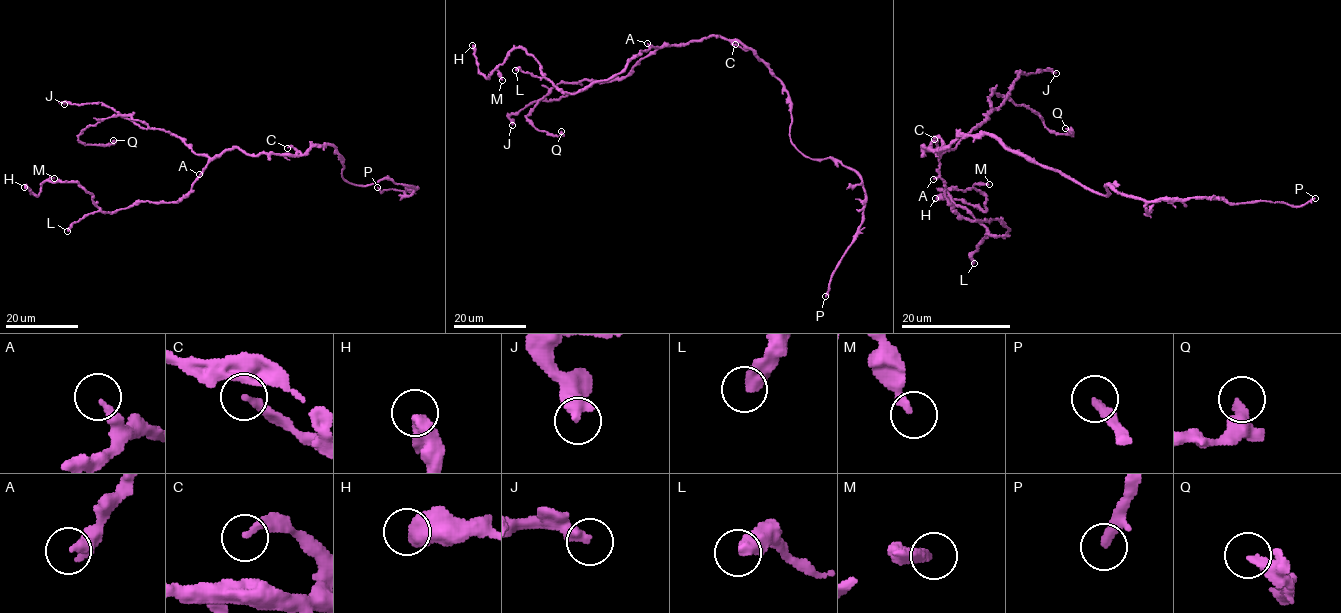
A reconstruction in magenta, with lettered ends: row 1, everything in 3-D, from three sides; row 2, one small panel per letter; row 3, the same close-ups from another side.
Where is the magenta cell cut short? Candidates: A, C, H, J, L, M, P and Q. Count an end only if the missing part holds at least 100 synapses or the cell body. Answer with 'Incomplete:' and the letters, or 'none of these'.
Incomplete: P

